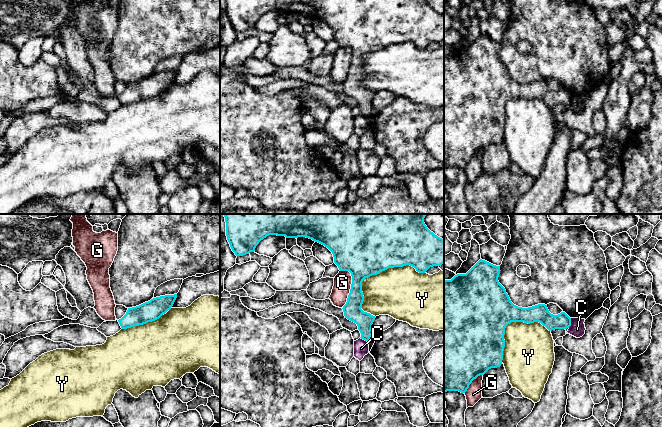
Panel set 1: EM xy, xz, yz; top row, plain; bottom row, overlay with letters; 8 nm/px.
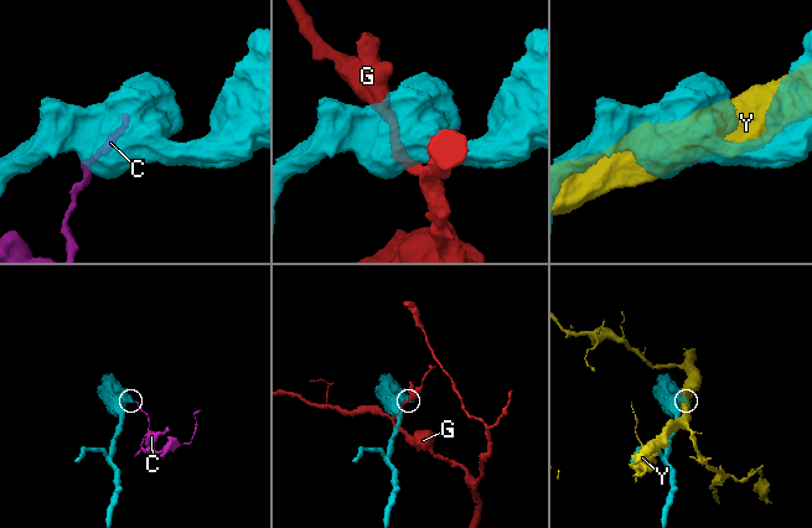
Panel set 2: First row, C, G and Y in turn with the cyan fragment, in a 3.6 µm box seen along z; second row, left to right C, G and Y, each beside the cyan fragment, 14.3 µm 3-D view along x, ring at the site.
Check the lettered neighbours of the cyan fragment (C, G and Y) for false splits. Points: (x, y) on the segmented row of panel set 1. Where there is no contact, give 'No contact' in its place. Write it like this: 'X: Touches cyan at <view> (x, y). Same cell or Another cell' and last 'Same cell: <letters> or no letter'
C: Touches cyan at yz (570, 323). Another cell
G: Touches cyan at xz (350, 289). Another cell
Y: Touches cyan at xz (379, 272). Another cell
Same cell: no letter

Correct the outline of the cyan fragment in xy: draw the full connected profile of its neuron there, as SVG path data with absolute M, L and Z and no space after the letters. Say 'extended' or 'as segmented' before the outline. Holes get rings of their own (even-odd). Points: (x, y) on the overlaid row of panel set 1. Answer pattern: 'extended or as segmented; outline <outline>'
as segmented; outline M177 294L160 296L139 306L128 308L118 322L122 329L127 329L155 321L171 309L176 298Z

